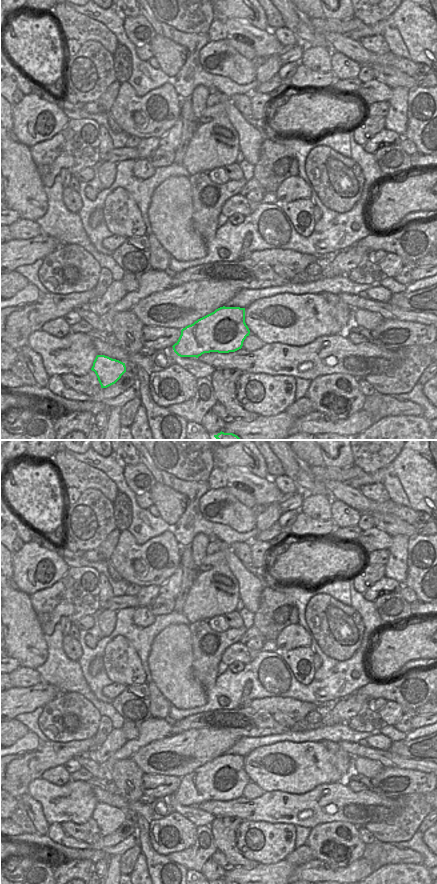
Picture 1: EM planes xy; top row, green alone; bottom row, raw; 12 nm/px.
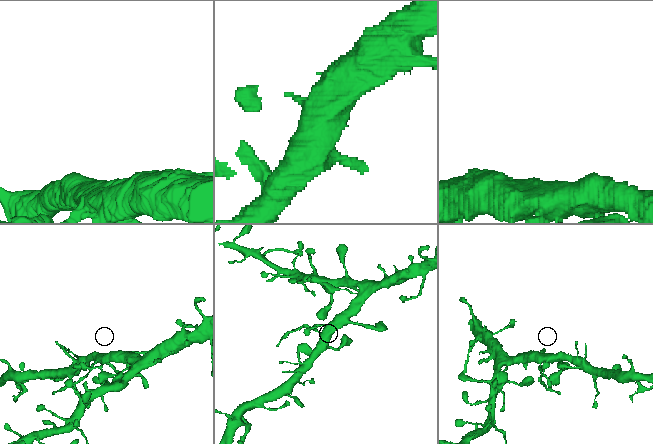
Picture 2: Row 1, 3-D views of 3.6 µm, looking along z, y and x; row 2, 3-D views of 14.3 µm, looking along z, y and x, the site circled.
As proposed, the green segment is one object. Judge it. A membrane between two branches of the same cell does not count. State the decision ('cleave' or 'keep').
cleave

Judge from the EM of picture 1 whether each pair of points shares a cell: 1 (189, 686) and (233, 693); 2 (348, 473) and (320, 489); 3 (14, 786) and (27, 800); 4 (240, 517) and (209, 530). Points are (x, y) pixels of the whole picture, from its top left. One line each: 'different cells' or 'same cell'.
1: different cells
2: different cells
3: different cells
4: different cells

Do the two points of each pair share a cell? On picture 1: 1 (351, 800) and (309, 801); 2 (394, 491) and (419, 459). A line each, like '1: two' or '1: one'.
1: one
2: two

